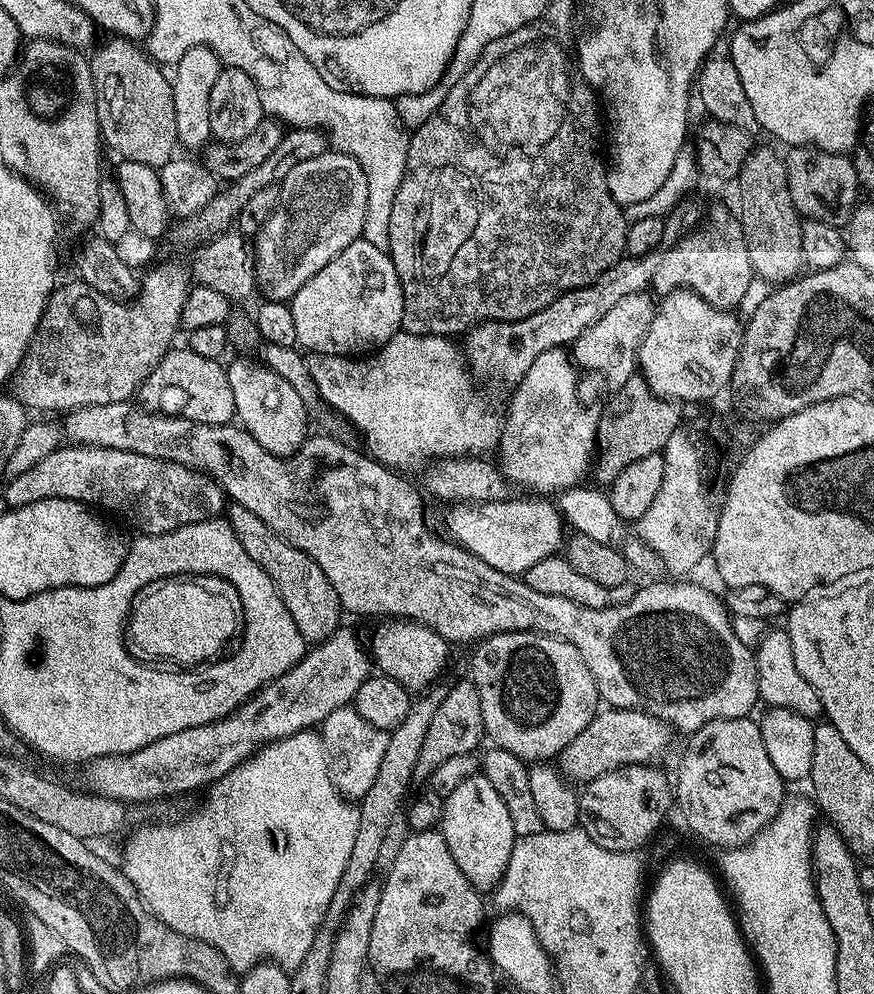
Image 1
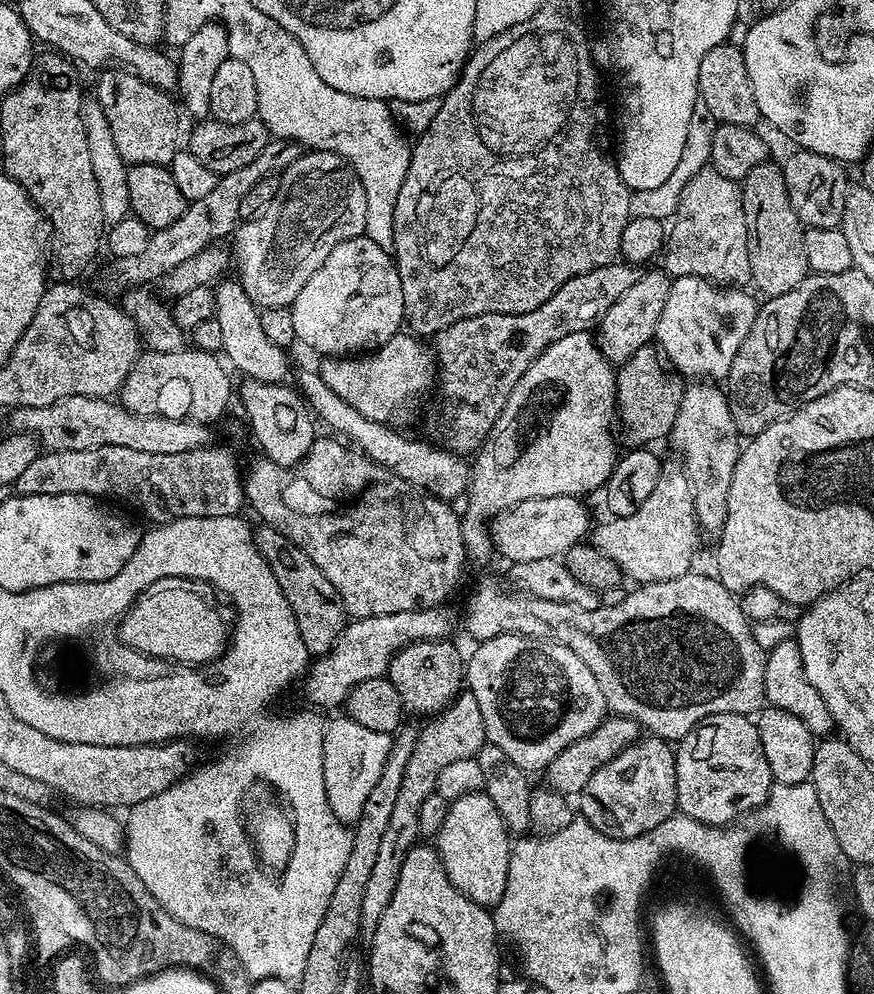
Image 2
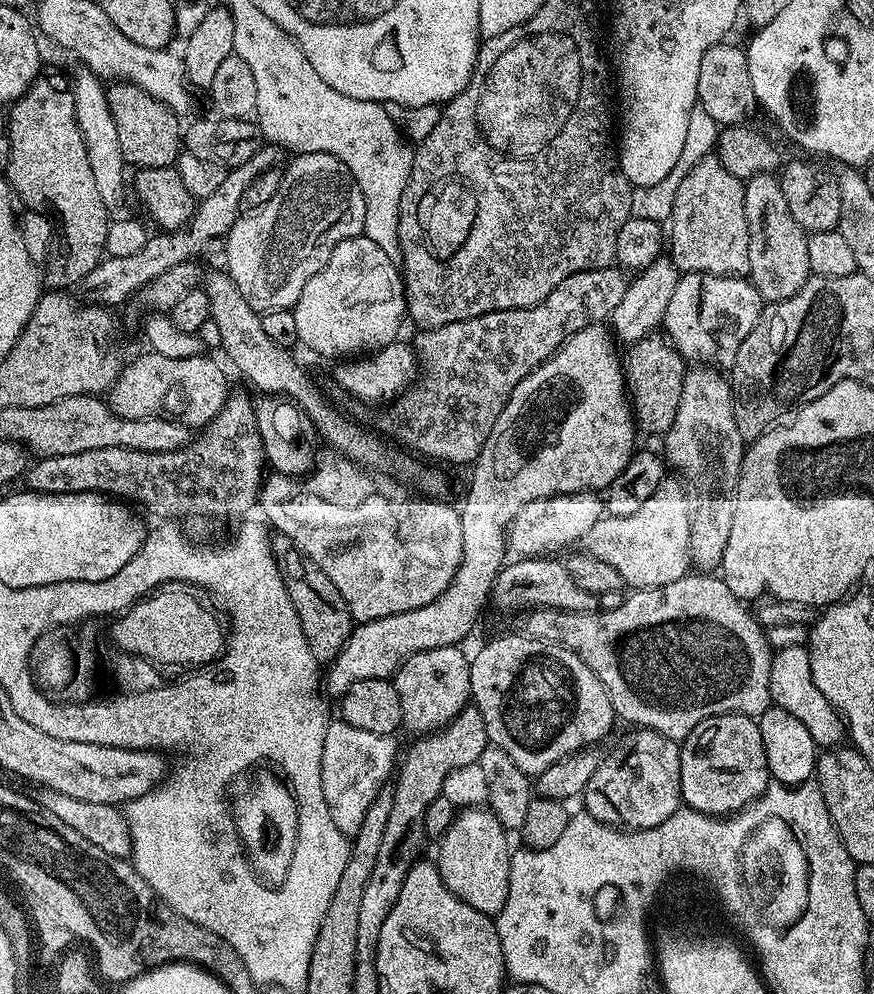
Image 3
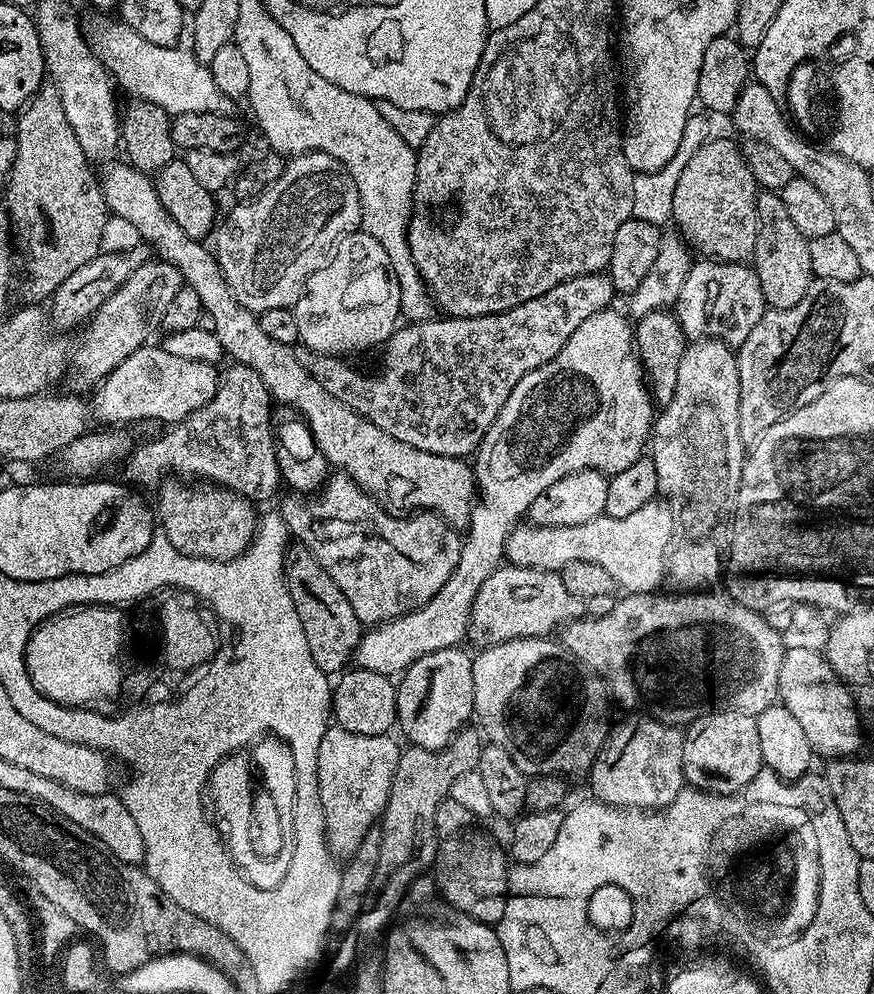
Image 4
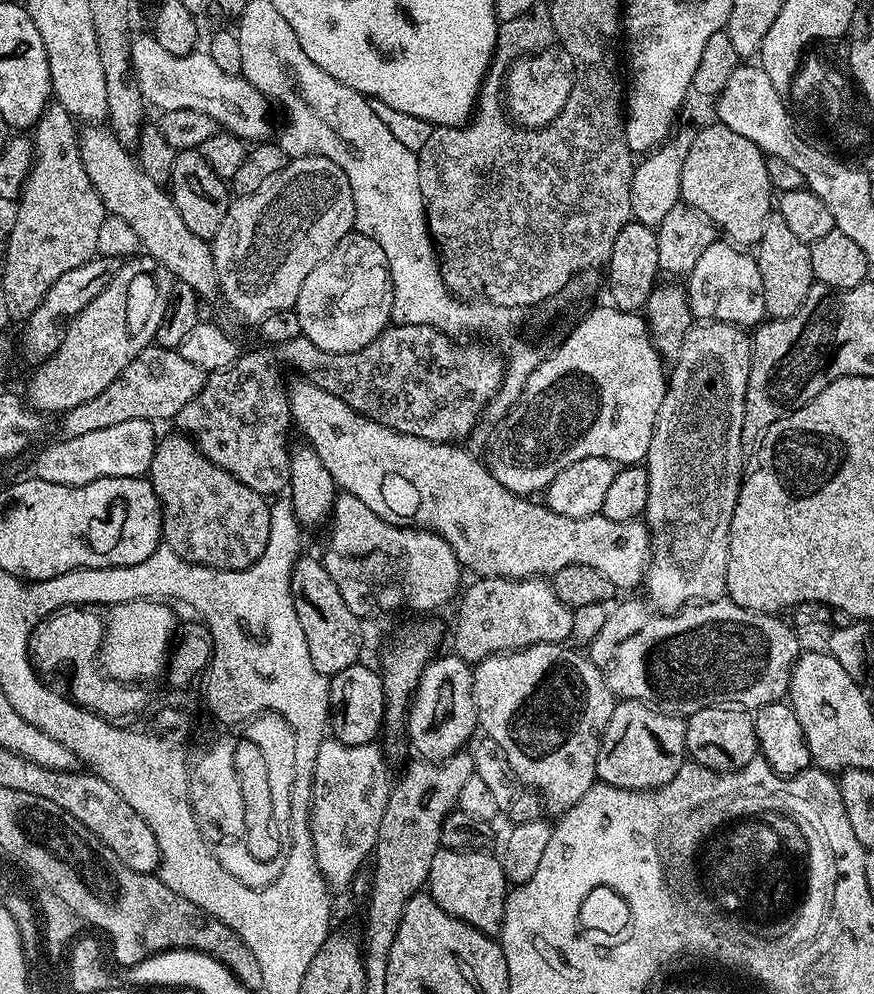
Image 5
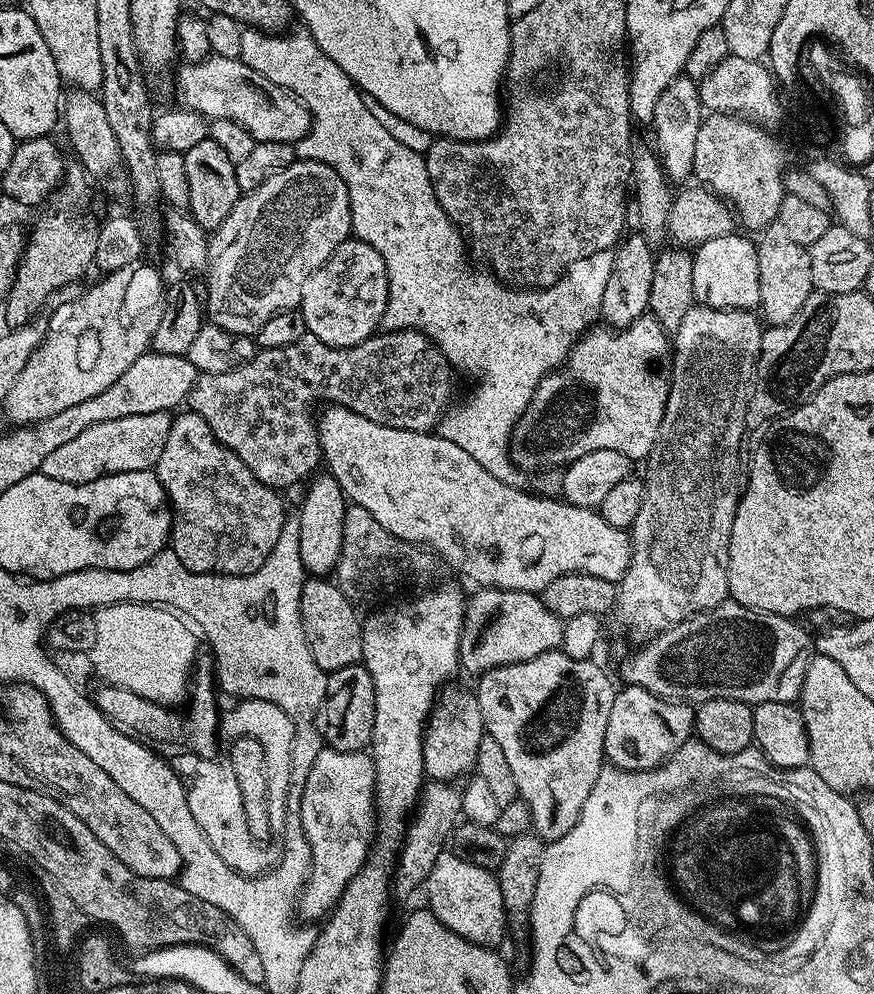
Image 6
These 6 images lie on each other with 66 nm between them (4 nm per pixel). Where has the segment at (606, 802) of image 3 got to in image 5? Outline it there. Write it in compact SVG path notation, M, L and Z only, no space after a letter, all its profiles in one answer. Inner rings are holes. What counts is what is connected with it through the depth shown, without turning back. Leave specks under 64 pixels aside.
M620 700L613 707L610 722L600 740L596 778L612 788L624 788L629 792L646 792L660 787L686 763L685 721L662 712L650 704L637 700Z

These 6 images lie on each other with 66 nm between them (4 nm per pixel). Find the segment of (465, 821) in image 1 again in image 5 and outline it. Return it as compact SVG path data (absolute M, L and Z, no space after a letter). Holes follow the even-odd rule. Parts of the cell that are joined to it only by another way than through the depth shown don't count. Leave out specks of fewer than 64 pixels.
M440 847L434 854L434 862L430 862L426 891L442 910L446 910L446 914L496 938L504 921L504 904L508 900L510 885L504 876L504 867L492 854L488 850L459 852Z

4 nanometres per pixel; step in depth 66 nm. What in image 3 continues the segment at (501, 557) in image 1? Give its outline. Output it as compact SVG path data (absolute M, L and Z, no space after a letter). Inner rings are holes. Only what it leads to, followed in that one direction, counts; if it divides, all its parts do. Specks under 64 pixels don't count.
M592 490L526 502L508 528L508 547L520 558L538 558L543 554L555 553L552 552L555 548L562 548L574 540L583 541L584 536L590 534L594 522L598 522L605 514L603 499Z

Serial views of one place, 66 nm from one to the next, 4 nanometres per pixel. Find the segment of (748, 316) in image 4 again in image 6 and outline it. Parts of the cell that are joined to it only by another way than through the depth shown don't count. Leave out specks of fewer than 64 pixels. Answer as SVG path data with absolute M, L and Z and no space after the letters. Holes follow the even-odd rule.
M730 231L725 236L703 241L695 249L692 258L694 297L699 303L711 308L756 310L760 306L757 241L736 235L735 231Z

